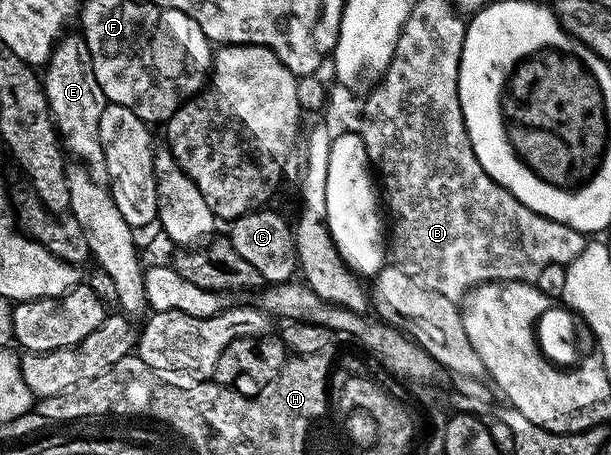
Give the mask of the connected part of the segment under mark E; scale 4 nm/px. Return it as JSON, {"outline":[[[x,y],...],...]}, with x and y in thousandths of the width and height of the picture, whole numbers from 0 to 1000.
{"outline":[[[105,75],[83,110],[74,154],[77,158],[69,158],[67,165],[70,202],[108,338],[124,341],[129,347],[124,352],[141,367],[146,382],[157,396],[173,396],[175,365],[165,327],[165,292],[162,290],[172,220],[165,204],[165,187],[159,187],[159,169],[152,169],[152,134],[146,125],[146,108],[139,99],[134,75]]]}

